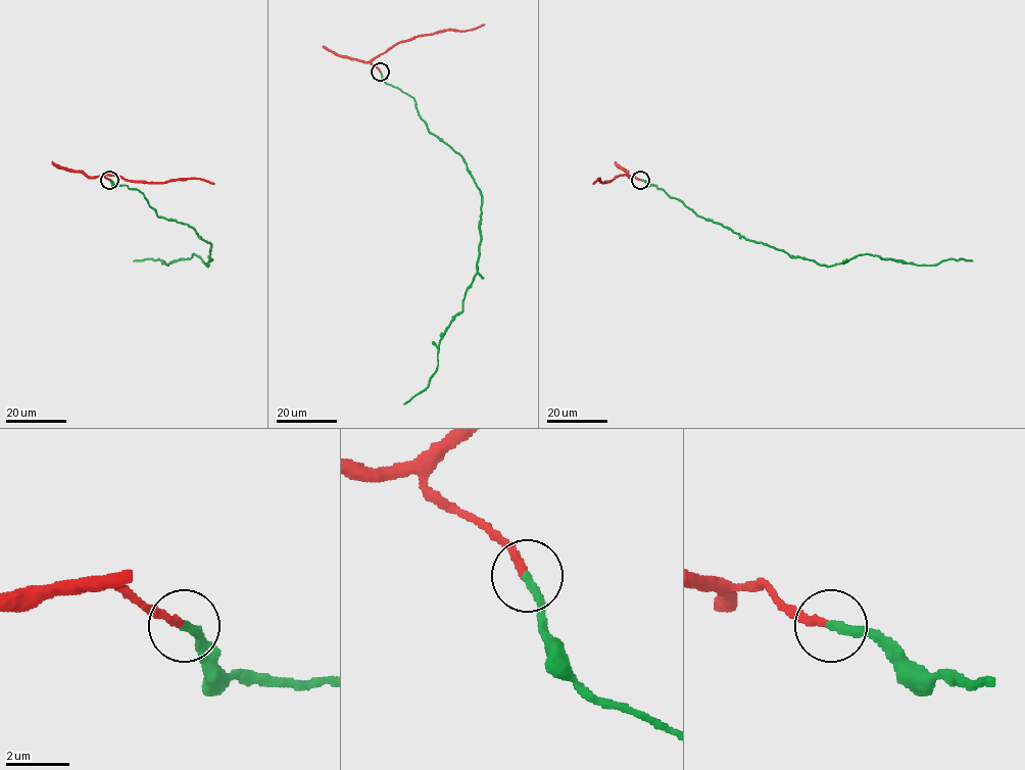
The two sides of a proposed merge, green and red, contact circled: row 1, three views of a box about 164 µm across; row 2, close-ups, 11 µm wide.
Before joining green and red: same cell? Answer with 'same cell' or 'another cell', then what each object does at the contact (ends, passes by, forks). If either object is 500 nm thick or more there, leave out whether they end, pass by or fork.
same cell; green ends there; red ends there

